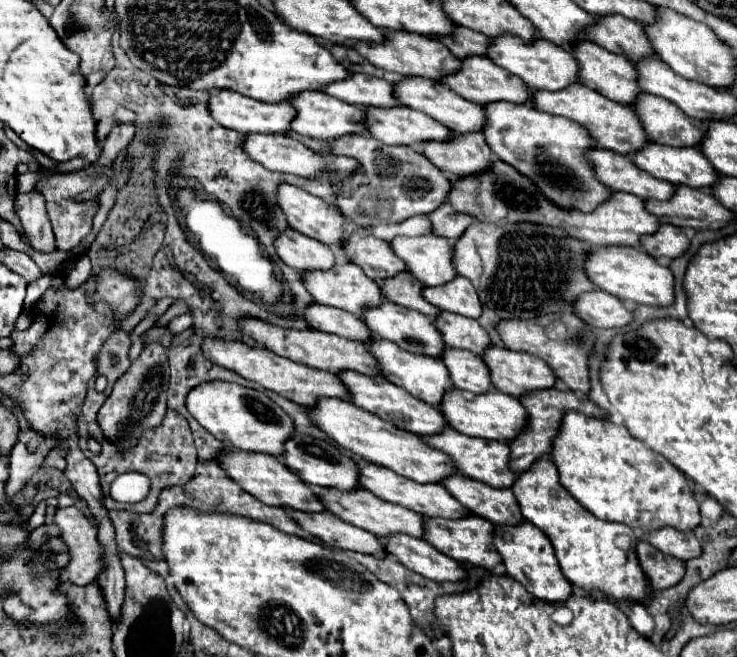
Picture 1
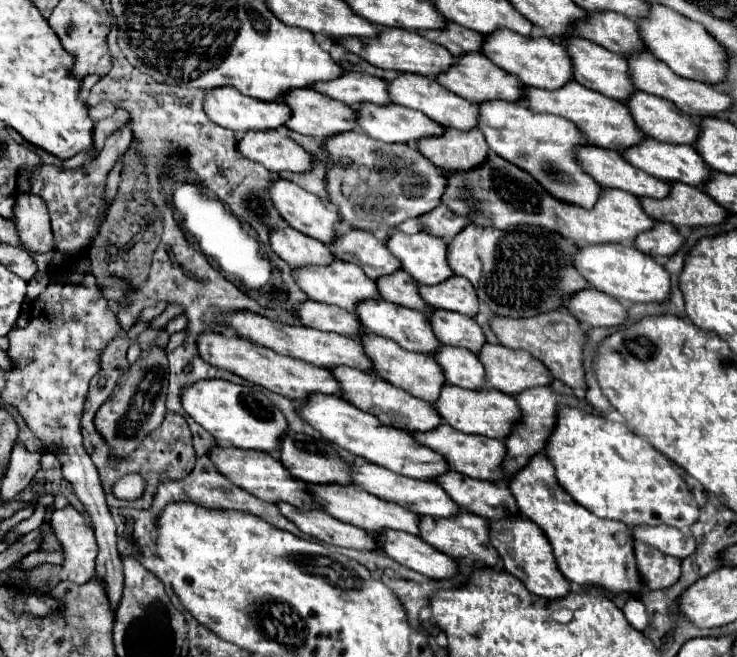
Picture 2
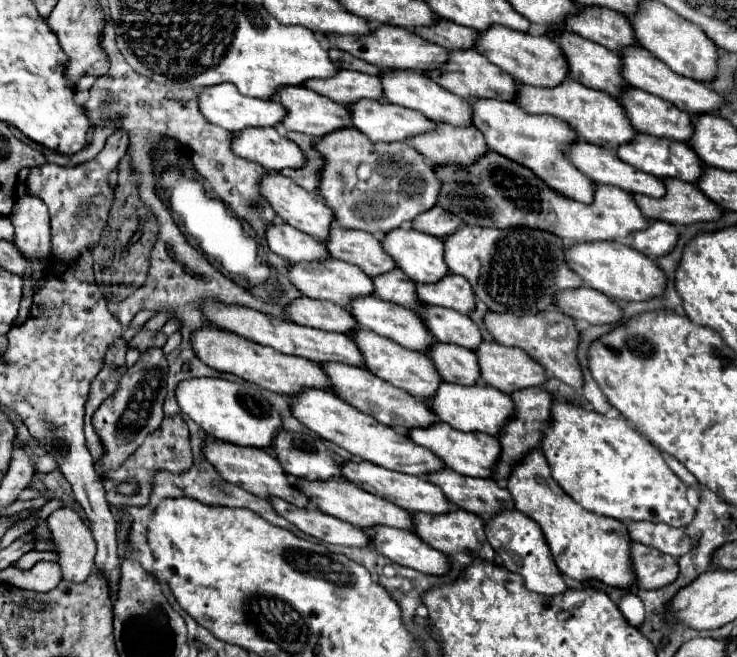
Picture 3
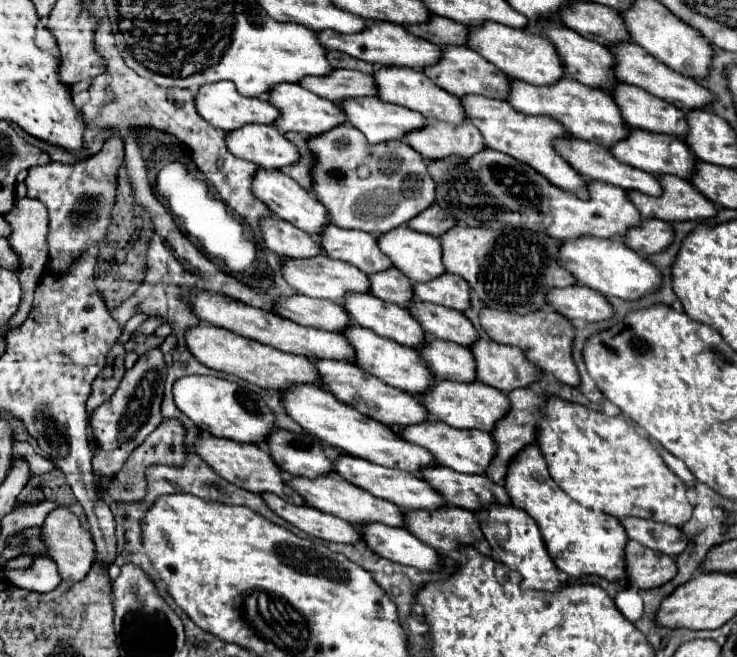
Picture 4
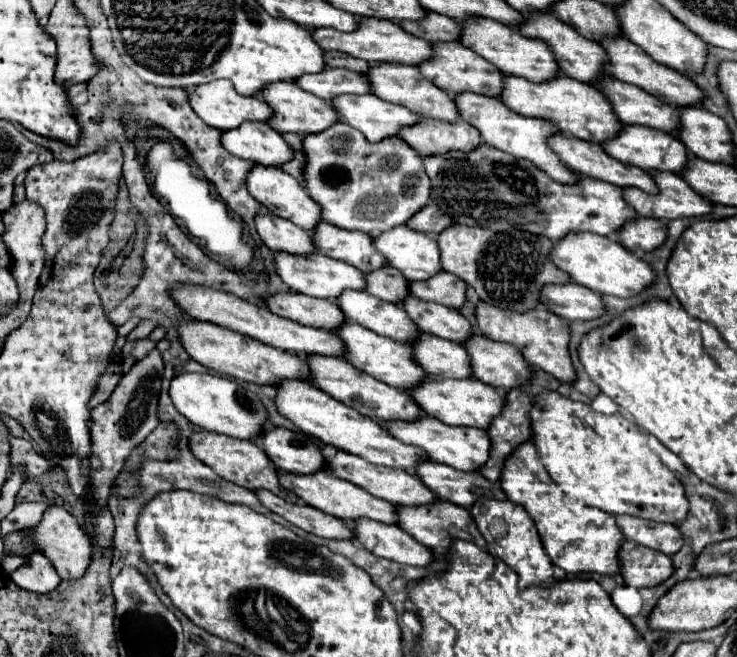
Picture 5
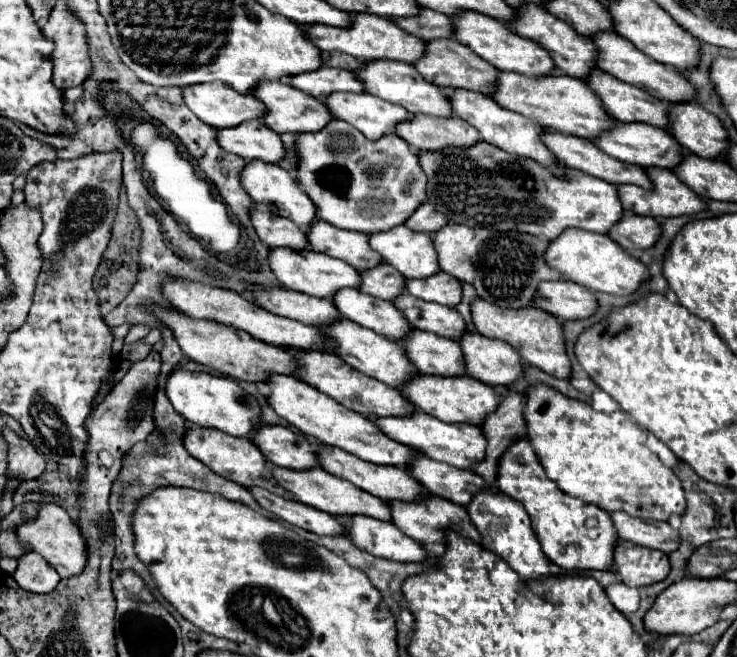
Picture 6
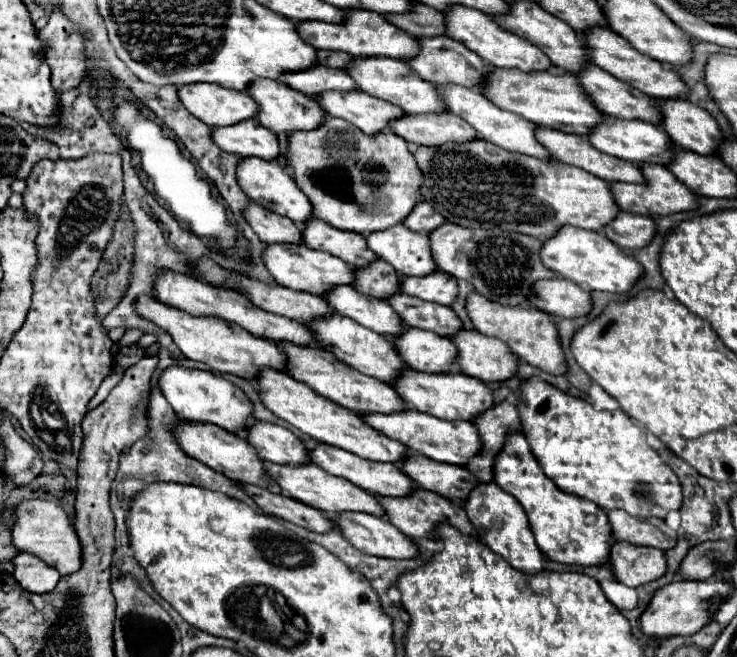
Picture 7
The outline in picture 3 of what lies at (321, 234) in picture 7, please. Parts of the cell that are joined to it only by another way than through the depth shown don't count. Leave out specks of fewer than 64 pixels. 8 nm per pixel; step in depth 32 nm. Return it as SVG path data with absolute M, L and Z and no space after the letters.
M332 228L332 238L328 238L324 244L328 246L332 258L356 264L370 278L376 278L396 268L394 258L370 232Z

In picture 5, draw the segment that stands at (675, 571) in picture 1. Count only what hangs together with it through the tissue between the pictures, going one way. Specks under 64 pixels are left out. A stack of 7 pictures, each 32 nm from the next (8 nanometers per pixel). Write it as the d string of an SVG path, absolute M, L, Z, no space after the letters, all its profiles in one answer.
M626 540L622 544L620 566L622 566L620 574L622 574L624 582L634 588L658 586L674 574L670 556L664 556L662 552L644 548L630 540Z

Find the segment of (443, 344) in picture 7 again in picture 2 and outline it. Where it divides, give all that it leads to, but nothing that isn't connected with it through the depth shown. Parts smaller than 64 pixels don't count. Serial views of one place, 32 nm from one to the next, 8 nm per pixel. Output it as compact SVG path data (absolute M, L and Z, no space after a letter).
M440 346L440 350L436 352L436 360L444 368L450 384L472 390L484 390L488 386L484 366L476 354L464 348Z

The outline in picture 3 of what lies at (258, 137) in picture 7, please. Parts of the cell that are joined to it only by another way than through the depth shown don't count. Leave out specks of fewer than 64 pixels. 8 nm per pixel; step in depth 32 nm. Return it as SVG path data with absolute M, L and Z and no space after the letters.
M248 128L248 132L242 132L232 140L232 150L238 156L258 162L266 170L274 172L306 166L306 156L298 144L288 140L276 128Z

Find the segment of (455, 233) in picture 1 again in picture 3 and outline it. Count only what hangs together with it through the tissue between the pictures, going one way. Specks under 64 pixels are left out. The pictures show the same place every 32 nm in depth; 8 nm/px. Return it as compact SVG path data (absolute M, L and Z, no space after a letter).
M434 206L432 210L422 212L414 220L416 230L432 234L432 236L440 236L440 238L452 236L460 228L460 224L462 224L462 220L458 216L452 216L452 212L444 210L442 206Z

